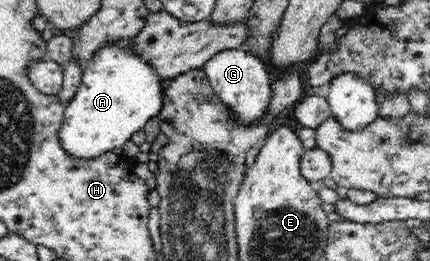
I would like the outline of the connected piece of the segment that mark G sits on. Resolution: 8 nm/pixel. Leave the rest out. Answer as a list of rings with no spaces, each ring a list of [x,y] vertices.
[[[244,48],[228,49],[216,53],[202,67],[212,89],[220,98],[221,104],[232,113],[232,120],[238,125],[255,125],[269,109],[271,104],[271,78],[266,61]]]

